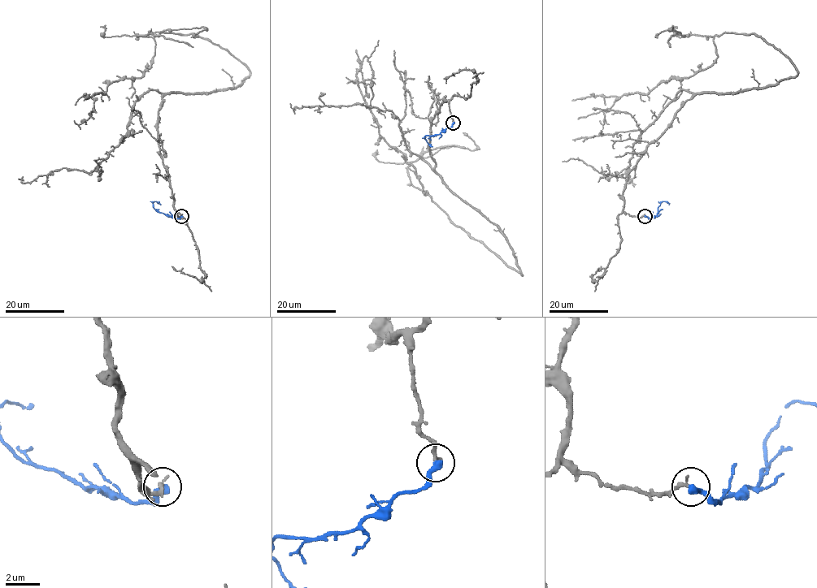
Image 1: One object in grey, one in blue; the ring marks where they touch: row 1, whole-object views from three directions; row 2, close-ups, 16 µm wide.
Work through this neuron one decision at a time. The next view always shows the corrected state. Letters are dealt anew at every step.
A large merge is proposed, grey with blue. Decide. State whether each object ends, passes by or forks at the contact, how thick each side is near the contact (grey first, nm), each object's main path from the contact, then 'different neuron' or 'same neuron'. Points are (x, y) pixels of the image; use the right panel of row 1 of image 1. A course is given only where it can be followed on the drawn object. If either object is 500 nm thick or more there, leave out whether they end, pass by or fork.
grey ends; blue ends; calibres 220 and 400 nm; course grey (645, 215), (623, 210), (627, 174), (685, 101), (797, 70), (755, 34), (723, 32), (689, 76), (571, 101); course blue (645, 215), (649, 218), (655, 216), (660, 203), (664, 201), (669, 205); same neuron

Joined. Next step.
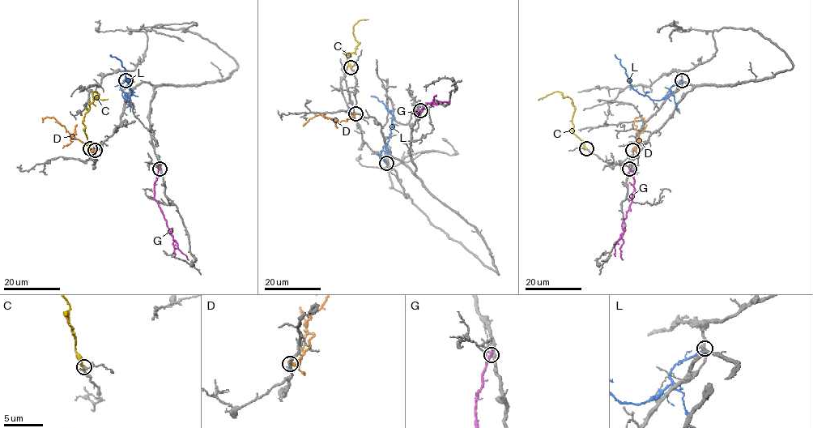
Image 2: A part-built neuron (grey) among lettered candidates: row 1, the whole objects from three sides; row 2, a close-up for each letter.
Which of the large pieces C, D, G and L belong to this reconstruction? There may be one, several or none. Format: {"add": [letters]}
{"add": []}

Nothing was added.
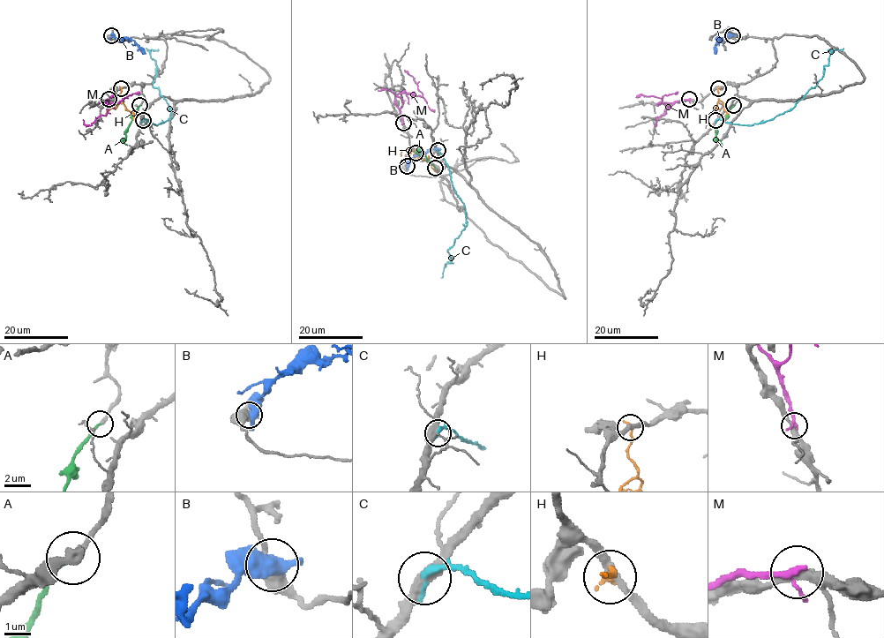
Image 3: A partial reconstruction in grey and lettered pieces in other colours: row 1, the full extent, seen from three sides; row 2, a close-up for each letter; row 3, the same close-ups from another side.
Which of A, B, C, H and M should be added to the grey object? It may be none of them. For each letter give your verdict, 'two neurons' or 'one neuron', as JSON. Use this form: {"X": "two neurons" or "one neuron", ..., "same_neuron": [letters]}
{"A": "one neuron", "B": "two neurons", "C": "two neurons", "H": "two neurons", "M": "two neurons", "same_neuron": ["A"]}

